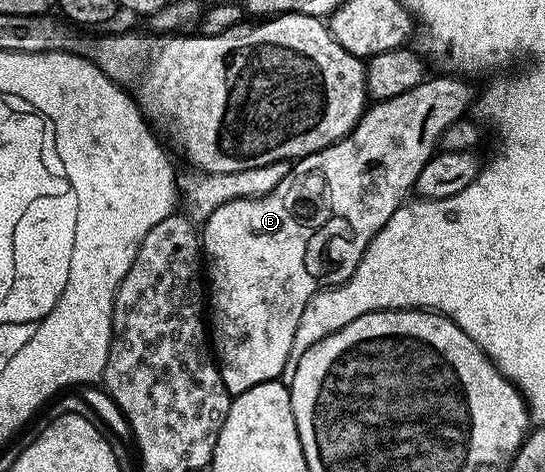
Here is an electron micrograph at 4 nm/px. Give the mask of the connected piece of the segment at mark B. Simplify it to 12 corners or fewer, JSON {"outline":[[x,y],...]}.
{"outline":[[469,79],[371,103],[201,225],[232,394],[407,203]]}

